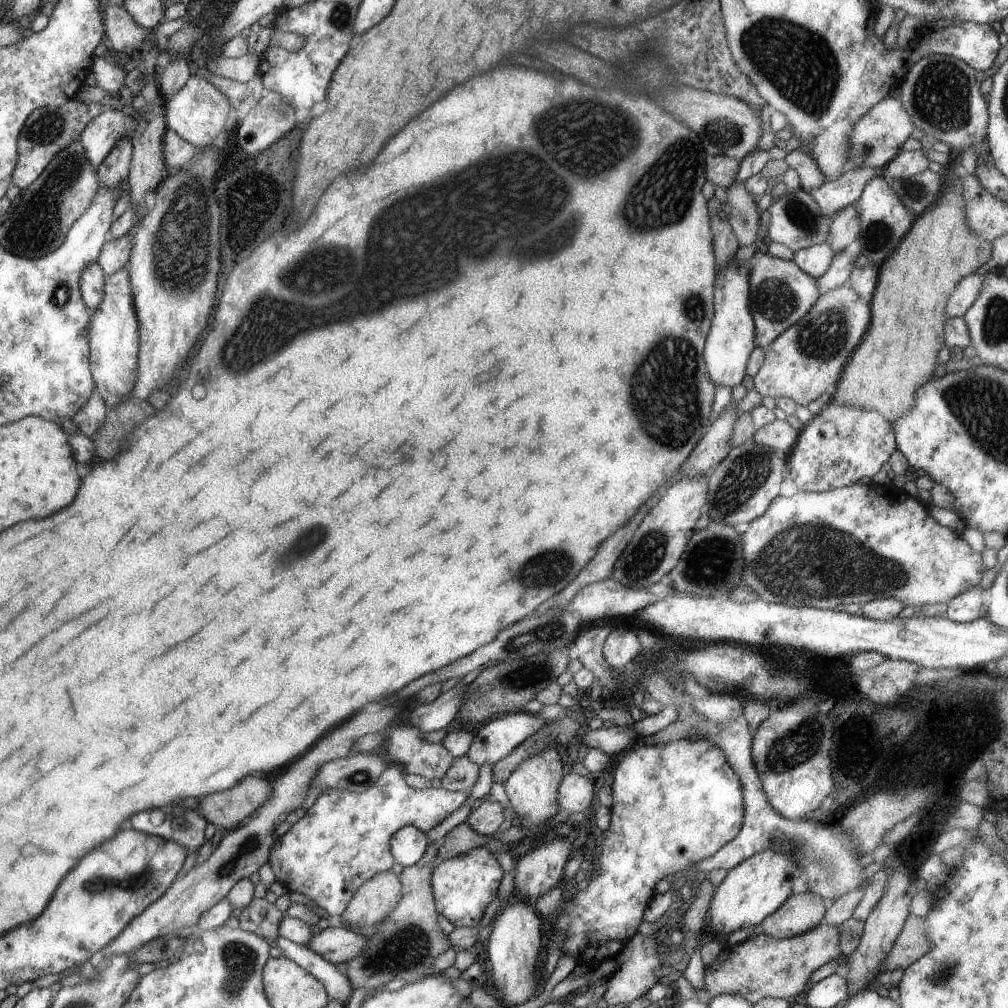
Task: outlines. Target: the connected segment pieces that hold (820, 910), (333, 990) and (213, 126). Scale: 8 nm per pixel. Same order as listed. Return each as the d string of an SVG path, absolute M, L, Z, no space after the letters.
M810 891L789 896L773 915L754 927L753 935L763 934L777 939L789 939L812 931L824 922L828 905L821 896Z
M280 936L275 939L275 946L284 951L286 958L293 960L317 977L329 991L332 1001L338 1001L343 1005L349 1002L354 988L350 984L346 973L340 972L335 964L324 960L322 956L316 954L306 945L293 943Z
M192 75L166 105L170 130L177 132L178 136L196 146L199 151L212 145L218 135L232 132L230 112L232 112L232 106L226 95L200 75Z

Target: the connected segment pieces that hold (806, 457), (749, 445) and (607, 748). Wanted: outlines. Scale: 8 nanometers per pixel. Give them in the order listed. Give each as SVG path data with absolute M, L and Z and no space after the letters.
M830 400L820 414L799 430L798 438L794 446L788 452L790 476L796 486L806 492L826 492L832 489L841 489L856 482L862 482L862 478L872 478L884 462L888 462L894 452L898 450L896 431L892 424L878 411L854 408L853 405L839 405Z
M753 438L732 447L718 470L707 478L710 482L710 504L706 503L706 506L710 520L734 526L761 517L780 492L780 484L784 480L784 464L786 462L778 458L774 449L759 445Z
M612 725L610 728L601 727L599 729L581 729L578 734L582 735L582 744L586 744L589 749L597 748L604 751L609 757L630 748L639 737L632 727L623 729Z

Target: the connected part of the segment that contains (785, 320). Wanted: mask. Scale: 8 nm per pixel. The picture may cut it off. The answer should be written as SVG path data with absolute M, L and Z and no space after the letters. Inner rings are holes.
M756 250L750 266L750 292L754 292L753 321L758 324L757 344L766 349L778 336L809 314L821 298L822 289L817 279L804 272L793 260L782 260Z

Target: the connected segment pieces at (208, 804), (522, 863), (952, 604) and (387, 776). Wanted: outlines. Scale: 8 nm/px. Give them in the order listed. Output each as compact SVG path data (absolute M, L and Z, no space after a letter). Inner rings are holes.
M246 776L246 780L242 780L238 788L230 788L230 792L200 798L198 812L217 829L234 830L272 798L272 788L265 778Z
M556 839L520 858L515 864L513 876L515 897L536 902L560 882L564 874L562 868L568 858L572 858L570 842Z
M981 586L969 588L966 592L953 598L943 608L943 616L955 623L969 623L983 616L987 595Z
M390 764L379 776L379 779L368 790L361 793L340 789L324 790L314 805L306 811L301 820L294 823L290 830L279 836L270 849L268 861L274 871L275 878L288 891L301 892L324 908L334 920L352 902L353 896L368 879L381 872L389 871L394 866L395 858L390 850L392 835L405 826L415 826L427 833L438 826L454 810L466 804L469 795L465 792L450 791L448 789L415 789L410 787L404 779L406 772L400 764Z

